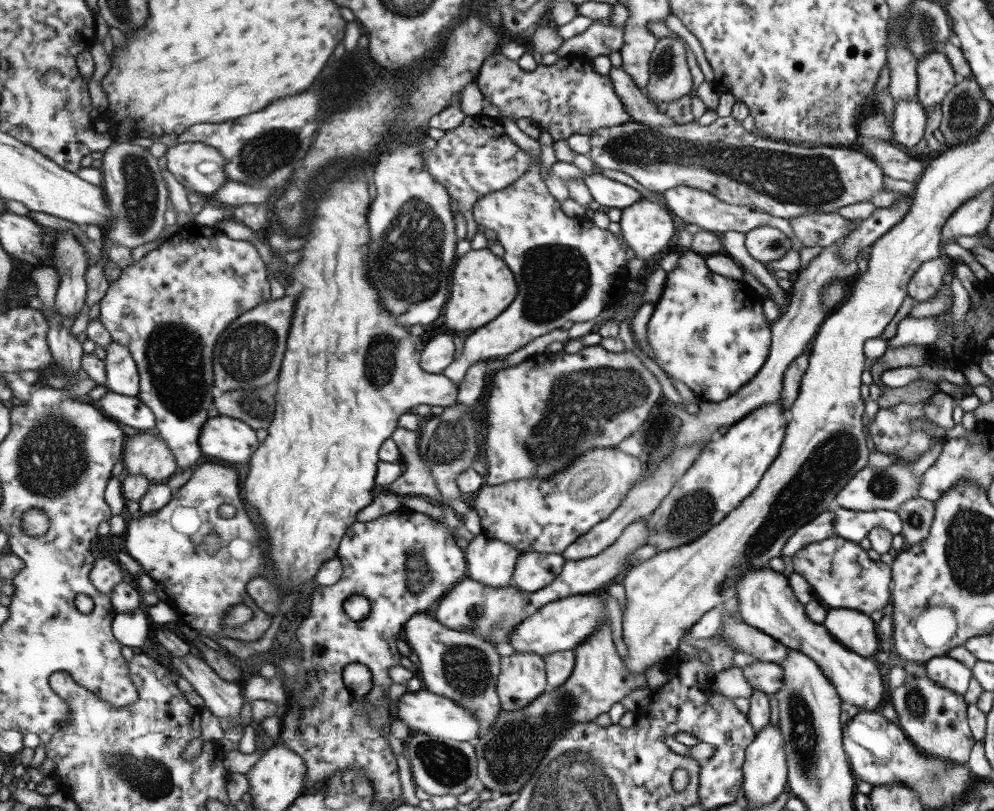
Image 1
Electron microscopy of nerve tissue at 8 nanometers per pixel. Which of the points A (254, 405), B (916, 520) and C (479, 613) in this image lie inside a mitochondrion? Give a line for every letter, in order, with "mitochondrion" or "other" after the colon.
A: mitochondrion
B: mitochondrion
C: mitochondrion

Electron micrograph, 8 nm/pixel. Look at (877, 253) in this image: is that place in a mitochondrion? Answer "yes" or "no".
no

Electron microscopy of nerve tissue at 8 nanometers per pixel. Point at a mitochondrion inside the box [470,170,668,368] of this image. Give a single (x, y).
(556, 277)

